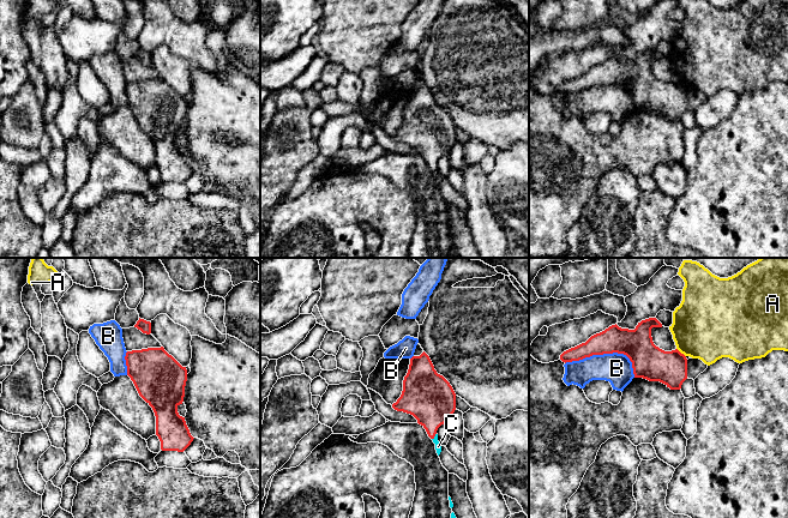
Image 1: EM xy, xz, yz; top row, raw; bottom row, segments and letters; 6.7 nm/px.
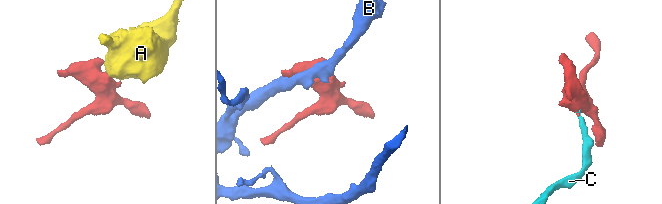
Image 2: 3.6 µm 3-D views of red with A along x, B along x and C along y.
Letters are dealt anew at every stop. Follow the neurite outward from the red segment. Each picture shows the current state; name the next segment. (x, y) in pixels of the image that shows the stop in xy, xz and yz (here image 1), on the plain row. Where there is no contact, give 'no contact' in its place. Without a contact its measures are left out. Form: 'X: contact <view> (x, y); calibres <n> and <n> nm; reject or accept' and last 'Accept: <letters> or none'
A: contact yz (680, 84); calibres 240 and 440 nm; reject
B: contact yz (606, 84); calibres 220 and 200 nm; reject
C: contact xz (434, 167); calibres 320 and 50 nm; accept
Accept: C

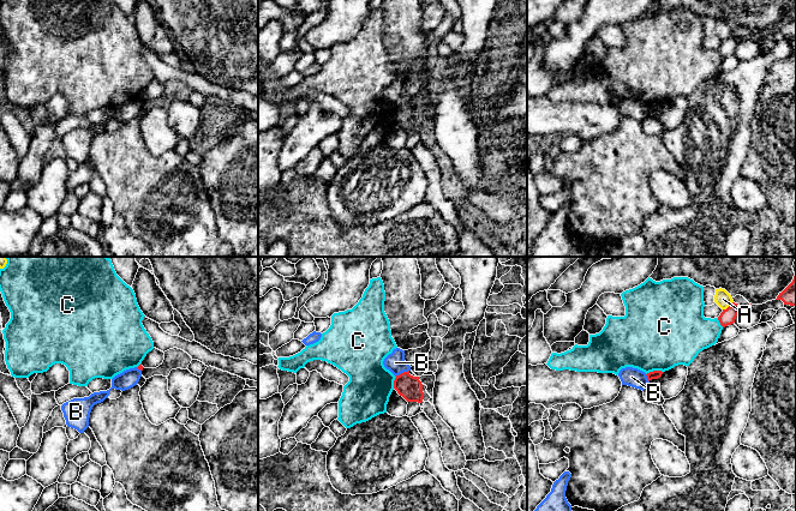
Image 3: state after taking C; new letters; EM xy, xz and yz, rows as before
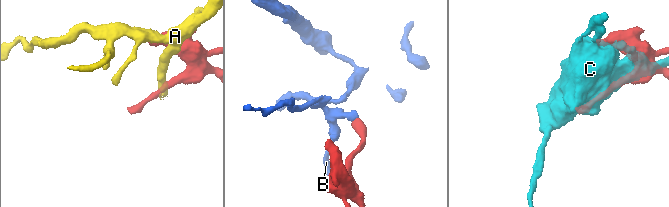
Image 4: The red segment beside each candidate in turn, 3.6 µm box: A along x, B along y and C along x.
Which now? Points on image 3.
A: contact yz (729, 37); calibres 100 and 110 nm; reject
B: contact xz (401, 104); calibres 160 and 130 nm; reject
C: contact yz (654, 102); calibres 60 and 500 nm; reject
Accept: none

